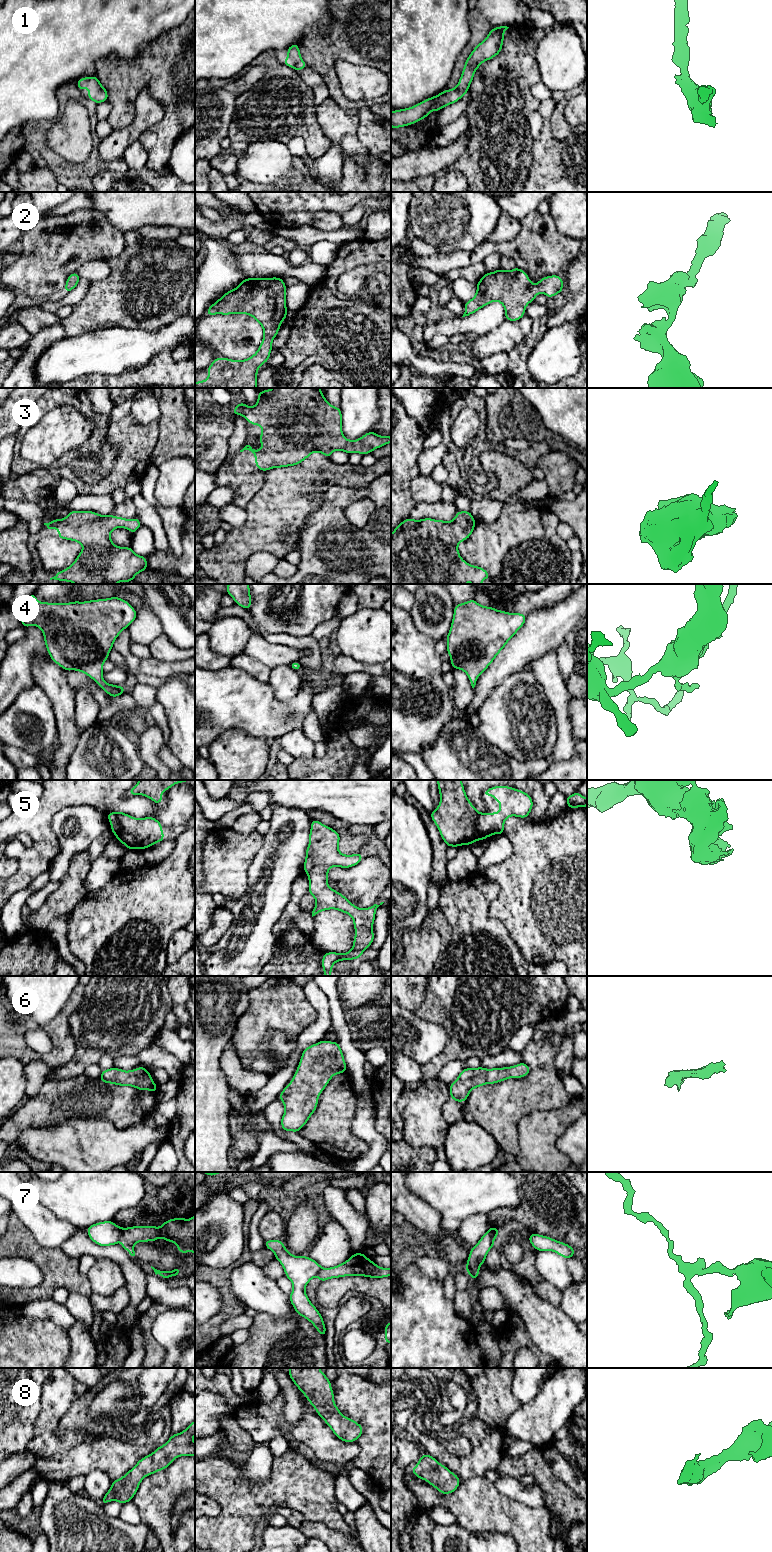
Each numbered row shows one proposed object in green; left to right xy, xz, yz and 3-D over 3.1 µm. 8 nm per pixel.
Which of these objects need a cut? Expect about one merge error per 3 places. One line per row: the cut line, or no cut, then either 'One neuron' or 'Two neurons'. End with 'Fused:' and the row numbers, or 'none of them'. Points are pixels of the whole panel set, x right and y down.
1: No split. One neuron
2: No split. One neuron
3: No split. One neuron
4: No split. One neuron
5: No split. One neuron
6: No split. One neuron
7: Split along xy (120, 1228), (121, 1237). Two neurons
8: No split. One neuron
Fused: 7

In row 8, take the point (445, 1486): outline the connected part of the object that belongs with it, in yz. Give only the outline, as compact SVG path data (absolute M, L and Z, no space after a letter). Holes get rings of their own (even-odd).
M429 1454L420 1455L419 1462L410 1472L416 1474L416 1478L427 1481L441 1494L453 1493L460 1484L460 1479L456 1474Z

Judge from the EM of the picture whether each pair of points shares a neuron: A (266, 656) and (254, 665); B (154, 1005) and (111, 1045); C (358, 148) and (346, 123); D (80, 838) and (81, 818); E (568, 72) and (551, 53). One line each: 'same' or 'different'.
A: different
B: same
C: same
D: same
E: same

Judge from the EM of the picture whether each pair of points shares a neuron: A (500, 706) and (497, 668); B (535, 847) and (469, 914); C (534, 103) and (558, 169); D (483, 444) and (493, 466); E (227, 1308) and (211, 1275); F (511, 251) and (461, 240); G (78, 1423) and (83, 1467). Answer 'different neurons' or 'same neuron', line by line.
A: different neurons
B: different neurons
C: different neurons
D: different neurons
E: same neuron
F: different neurons
G: different neurons

